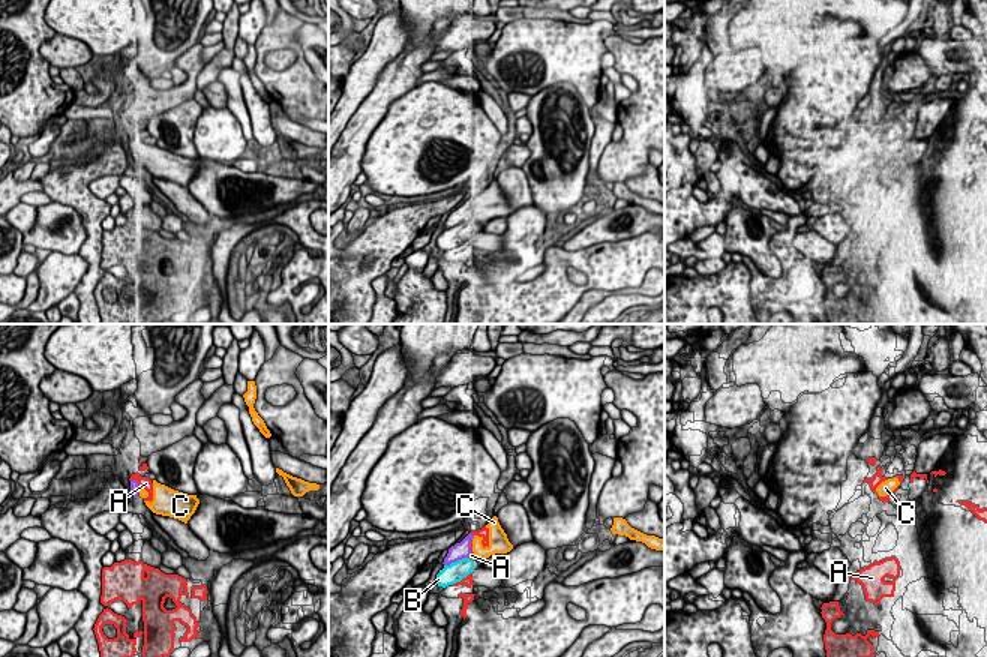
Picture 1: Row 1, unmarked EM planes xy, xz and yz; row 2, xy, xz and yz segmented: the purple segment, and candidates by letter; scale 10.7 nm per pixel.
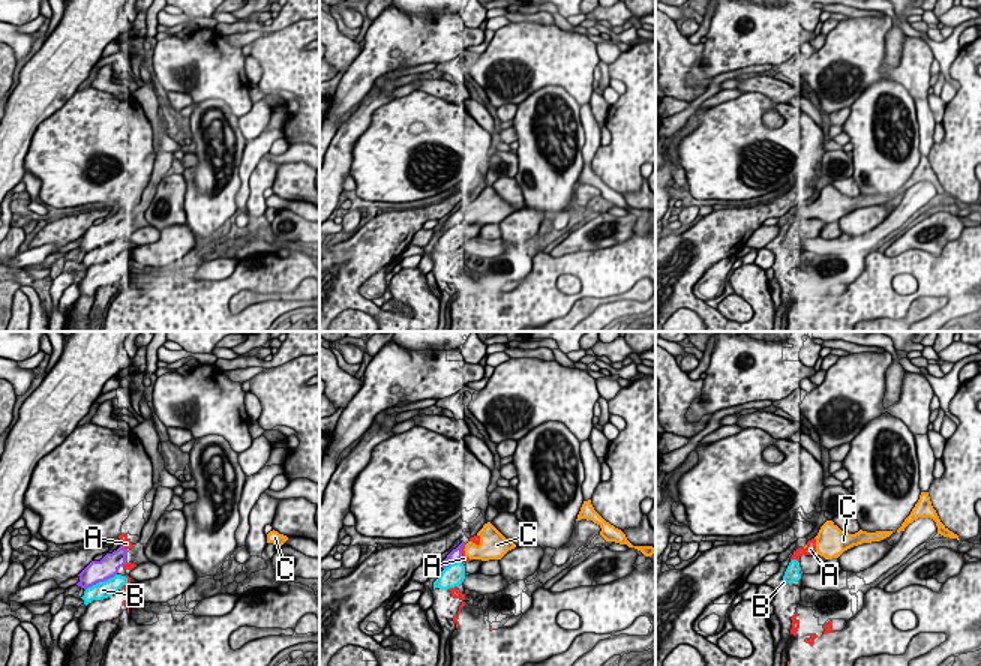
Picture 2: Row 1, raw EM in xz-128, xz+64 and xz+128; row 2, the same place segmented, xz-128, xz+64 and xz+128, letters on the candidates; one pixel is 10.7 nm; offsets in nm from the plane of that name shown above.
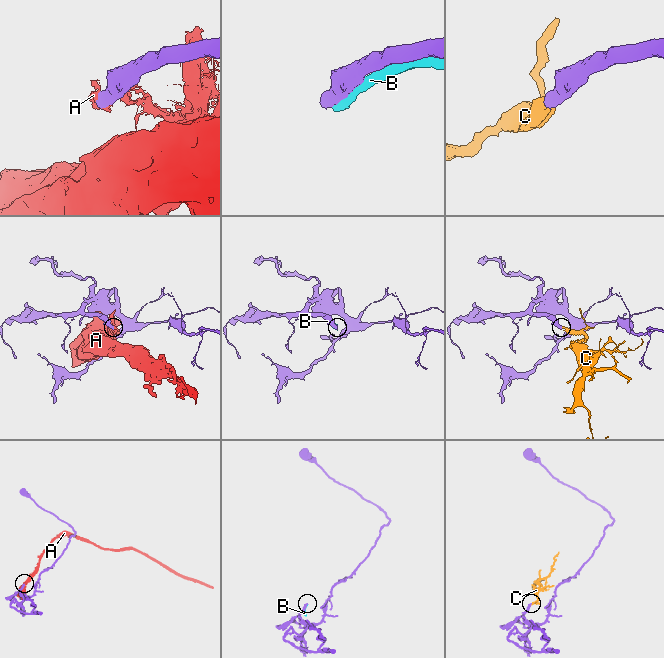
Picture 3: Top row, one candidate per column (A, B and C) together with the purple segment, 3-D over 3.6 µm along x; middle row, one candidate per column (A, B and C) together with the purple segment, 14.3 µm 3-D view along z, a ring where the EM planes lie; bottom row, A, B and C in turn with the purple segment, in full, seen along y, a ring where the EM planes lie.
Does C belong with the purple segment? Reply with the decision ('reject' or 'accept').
accept

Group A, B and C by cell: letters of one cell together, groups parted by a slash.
A / B / C

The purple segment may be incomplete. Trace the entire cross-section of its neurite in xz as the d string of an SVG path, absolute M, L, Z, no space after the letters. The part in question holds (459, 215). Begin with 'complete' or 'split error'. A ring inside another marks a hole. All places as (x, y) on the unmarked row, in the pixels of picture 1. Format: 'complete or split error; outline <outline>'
split error; outline M496 180L489 184L486 192L489 194L489 208L486 212L482 208L483 201L468 198L460 207L448 213L442 228L450 230L452 226L468 222L471 218L480 224L486 224L490 219L507 218L513 213Z

